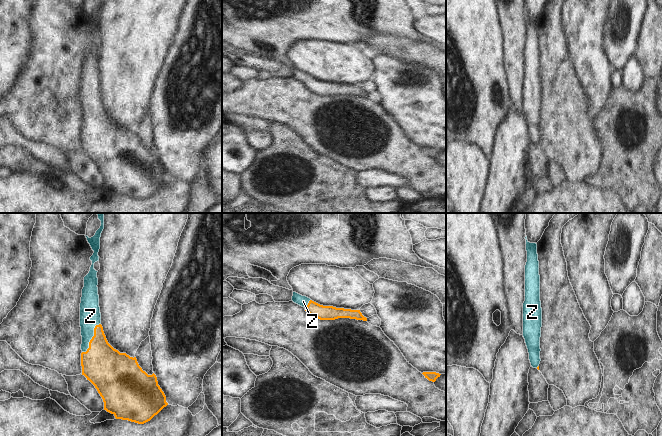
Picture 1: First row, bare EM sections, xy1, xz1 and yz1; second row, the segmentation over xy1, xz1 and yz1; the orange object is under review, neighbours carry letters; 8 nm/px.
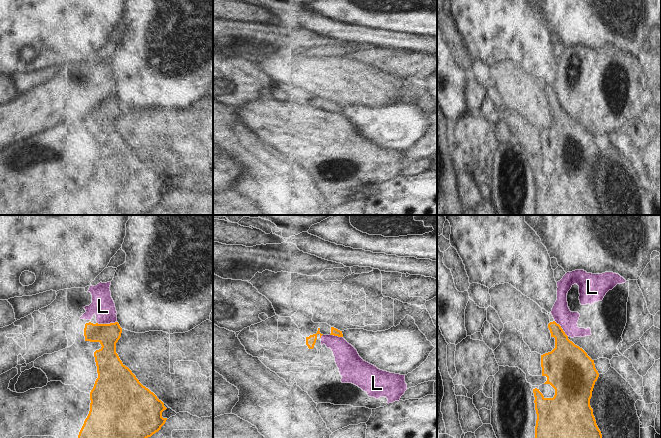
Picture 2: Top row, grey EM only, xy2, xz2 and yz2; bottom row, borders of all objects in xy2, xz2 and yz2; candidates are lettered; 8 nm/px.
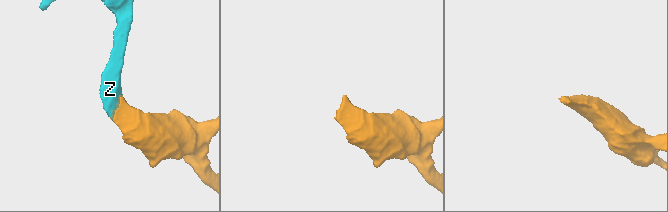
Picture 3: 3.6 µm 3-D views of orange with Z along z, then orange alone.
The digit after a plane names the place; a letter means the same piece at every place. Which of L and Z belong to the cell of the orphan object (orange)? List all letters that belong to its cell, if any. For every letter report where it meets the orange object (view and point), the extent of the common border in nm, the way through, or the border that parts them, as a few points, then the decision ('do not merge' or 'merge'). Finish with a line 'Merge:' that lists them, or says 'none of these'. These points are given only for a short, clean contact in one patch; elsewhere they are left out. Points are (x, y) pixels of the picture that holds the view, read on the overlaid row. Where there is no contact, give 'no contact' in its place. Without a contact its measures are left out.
L: xy2 (106, 324) | 160 nm | do not merge
Z: xy1 (92, 338) | 280 nm | across xy1 (104, 366), (98, 358), (92, 338), (90, 316) | merge
Merge: Z

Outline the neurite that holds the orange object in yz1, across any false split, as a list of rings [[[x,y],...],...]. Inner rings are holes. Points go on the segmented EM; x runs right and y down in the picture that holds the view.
[[[526,239],[525,301],[523,303],[523,337],[533,368],[539,370],[542,308],[540,301],[540,275],[537,244]]]

